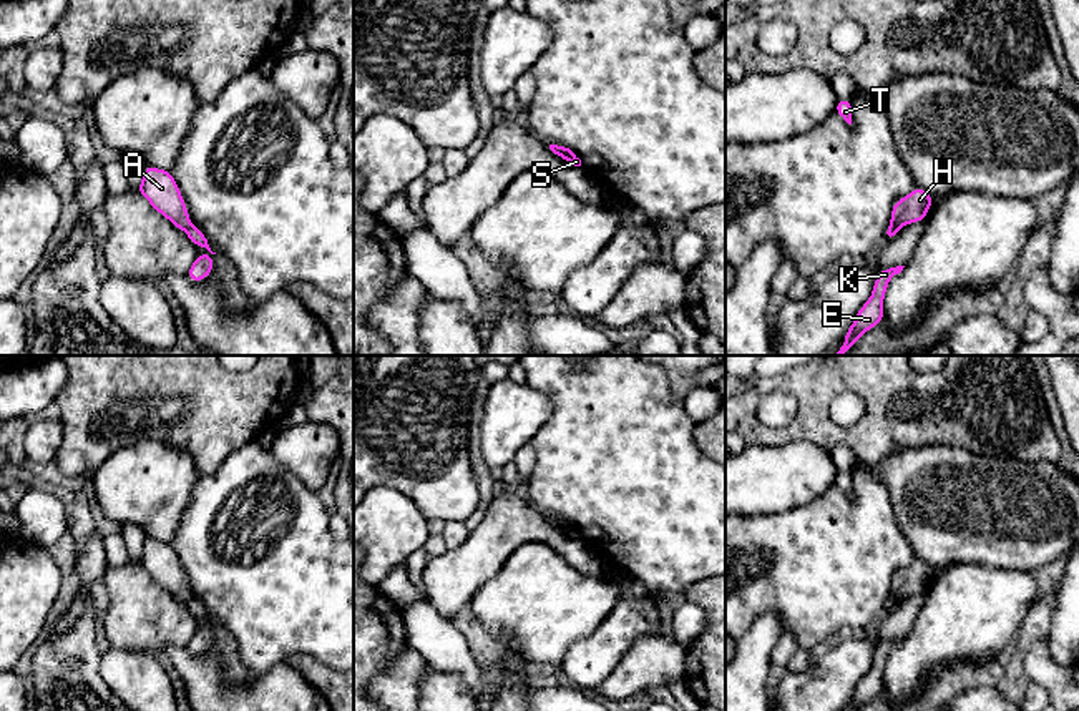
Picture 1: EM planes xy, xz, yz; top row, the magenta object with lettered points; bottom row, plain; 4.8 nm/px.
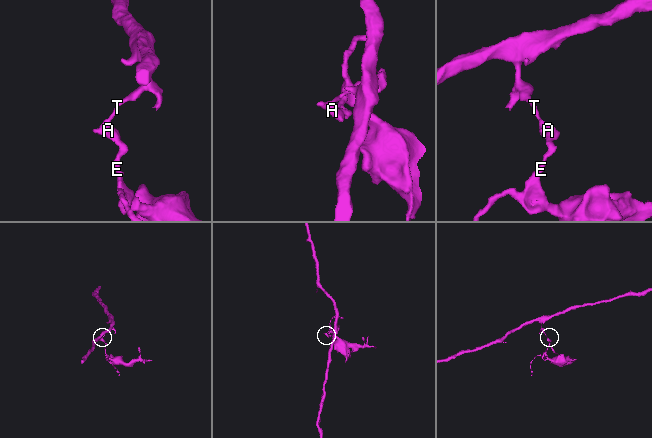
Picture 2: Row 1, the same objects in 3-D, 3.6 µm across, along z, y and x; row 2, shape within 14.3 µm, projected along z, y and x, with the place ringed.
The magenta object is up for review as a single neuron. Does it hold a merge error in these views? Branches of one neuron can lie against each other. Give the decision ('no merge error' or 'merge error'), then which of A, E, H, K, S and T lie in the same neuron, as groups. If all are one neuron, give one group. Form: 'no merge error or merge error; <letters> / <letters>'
merge error; A H T / E K S

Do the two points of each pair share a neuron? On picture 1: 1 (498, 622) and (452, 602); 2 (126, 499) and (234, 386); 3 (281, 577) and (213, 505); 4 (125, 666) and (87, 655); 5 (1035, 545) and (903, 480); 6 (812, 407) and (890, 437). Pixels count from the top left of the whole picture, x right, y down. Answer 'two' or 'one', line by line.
1: two
2: two
3: one
4: two
5: one
6: one

